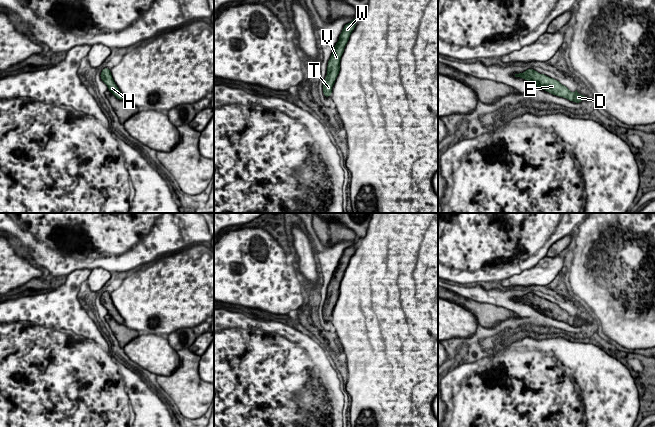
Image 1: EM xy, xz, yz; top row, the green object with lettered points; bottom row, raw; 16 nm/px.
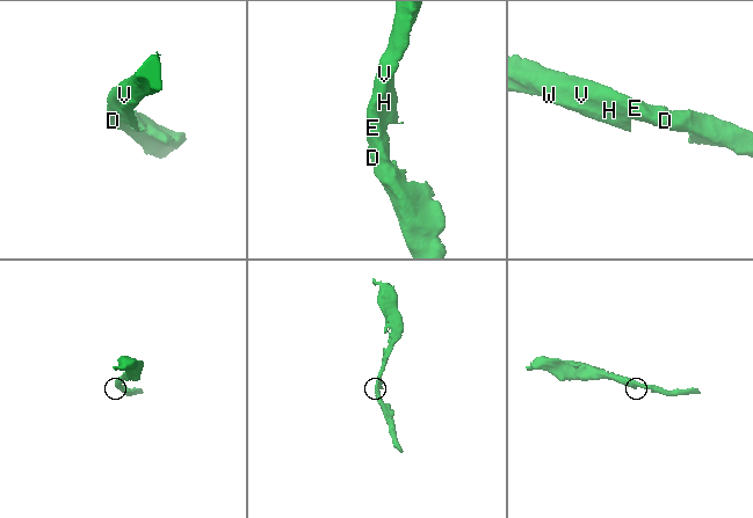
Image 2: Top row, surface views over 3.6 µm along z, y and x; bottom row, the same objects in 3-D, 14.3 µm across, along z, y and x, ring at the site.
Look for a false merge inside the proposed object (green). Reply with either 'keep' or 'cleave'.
keep

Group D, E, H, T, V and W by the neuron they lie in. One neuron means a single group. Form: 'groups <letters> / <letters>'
groups D E H T V W

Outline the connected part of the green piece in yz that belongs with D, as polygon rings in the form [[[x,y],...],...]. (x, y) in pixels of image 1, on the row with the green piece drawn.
[[[532,68],[527,69],[523,73],[515,74],[515,77],[523,78],[540,89],[543,89],[553,95],[563,97],[569,101],[580,103],[586,97],[579,94],[577,90],[575,92],[570,92],[569,89],[562,85],[559,81],[550,78],[544,74],[540,74],[534,71]]]

